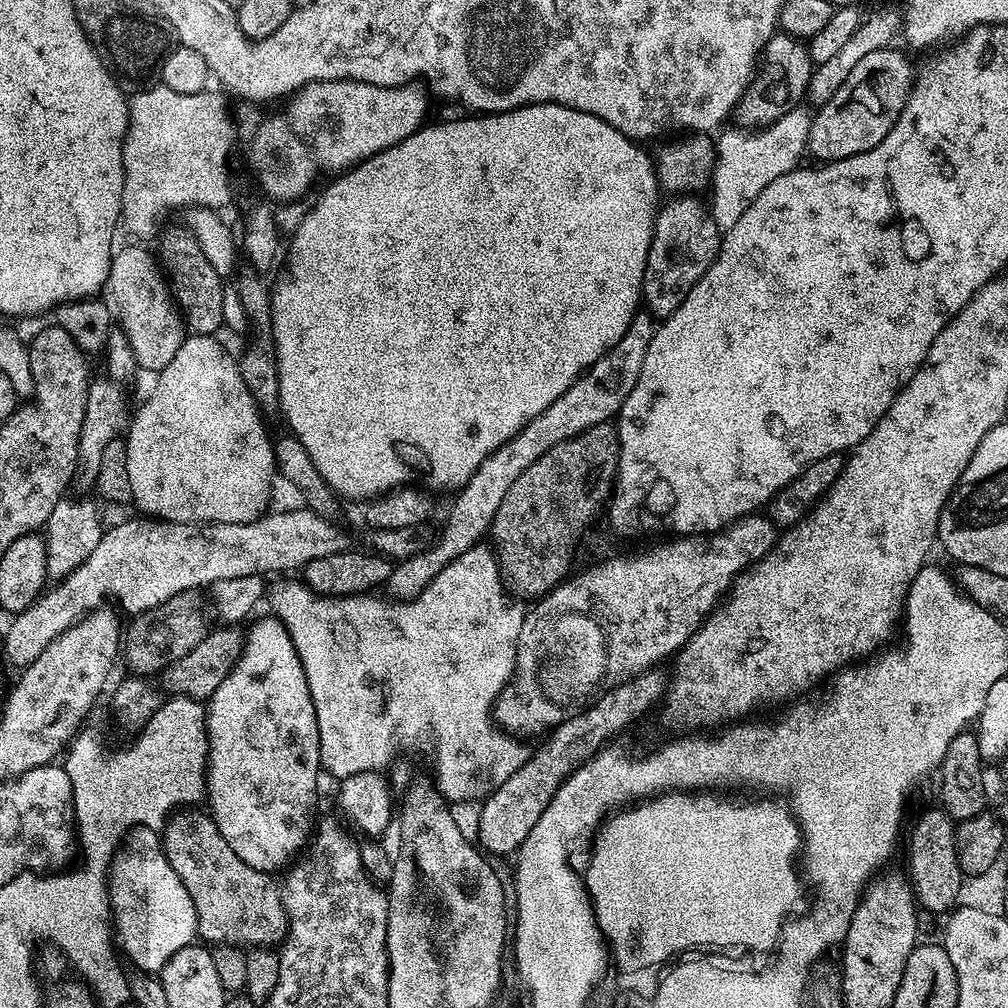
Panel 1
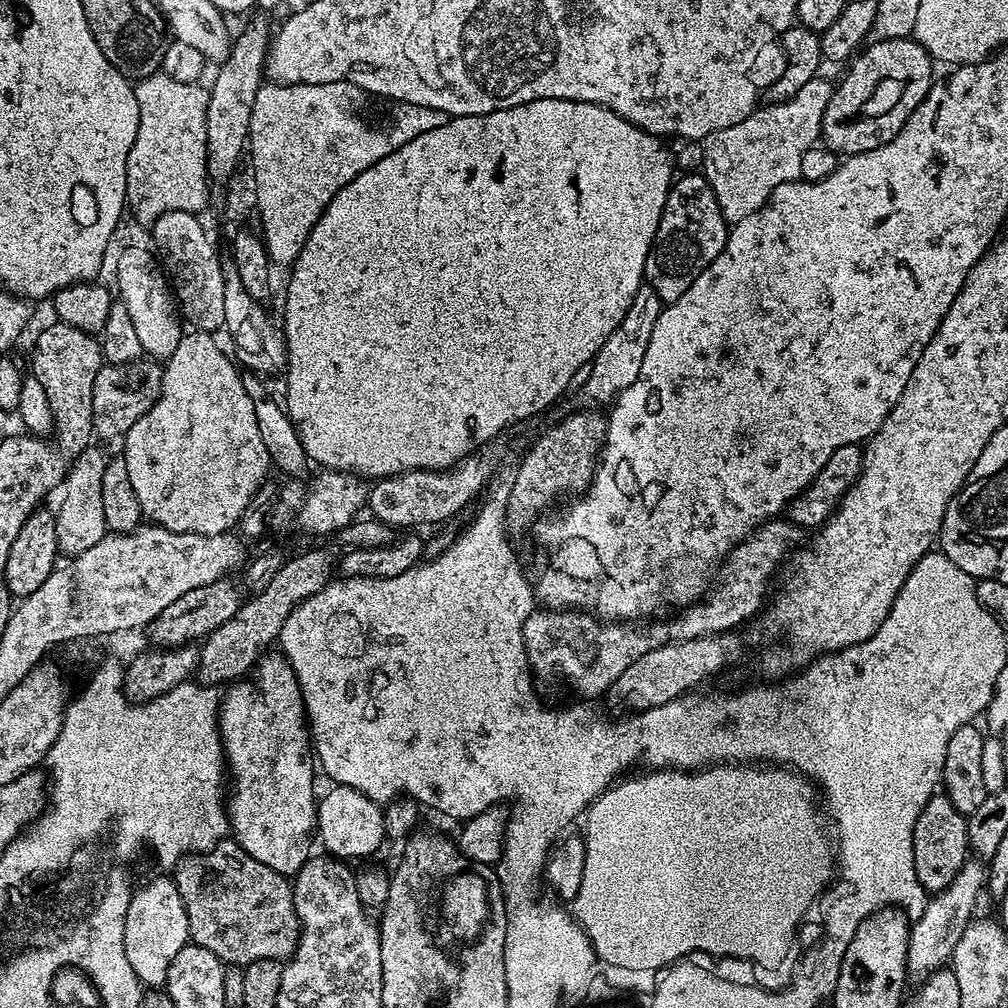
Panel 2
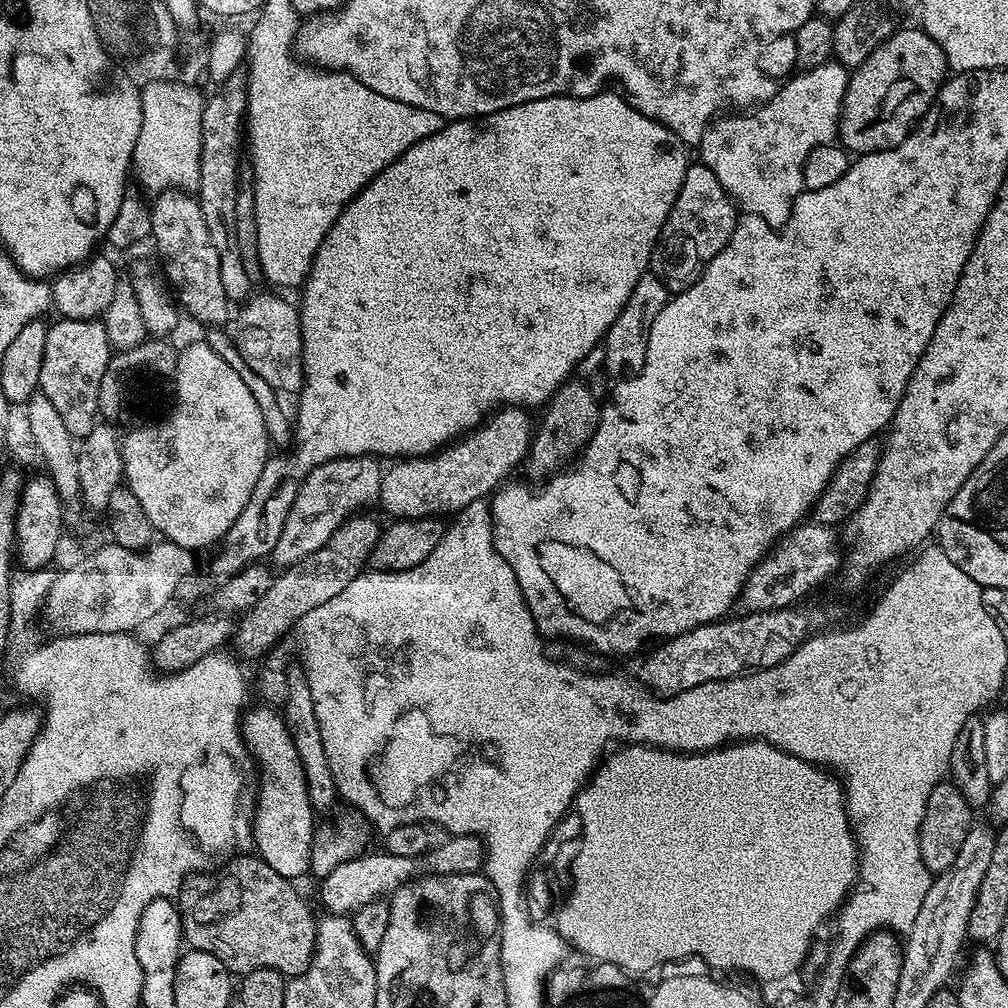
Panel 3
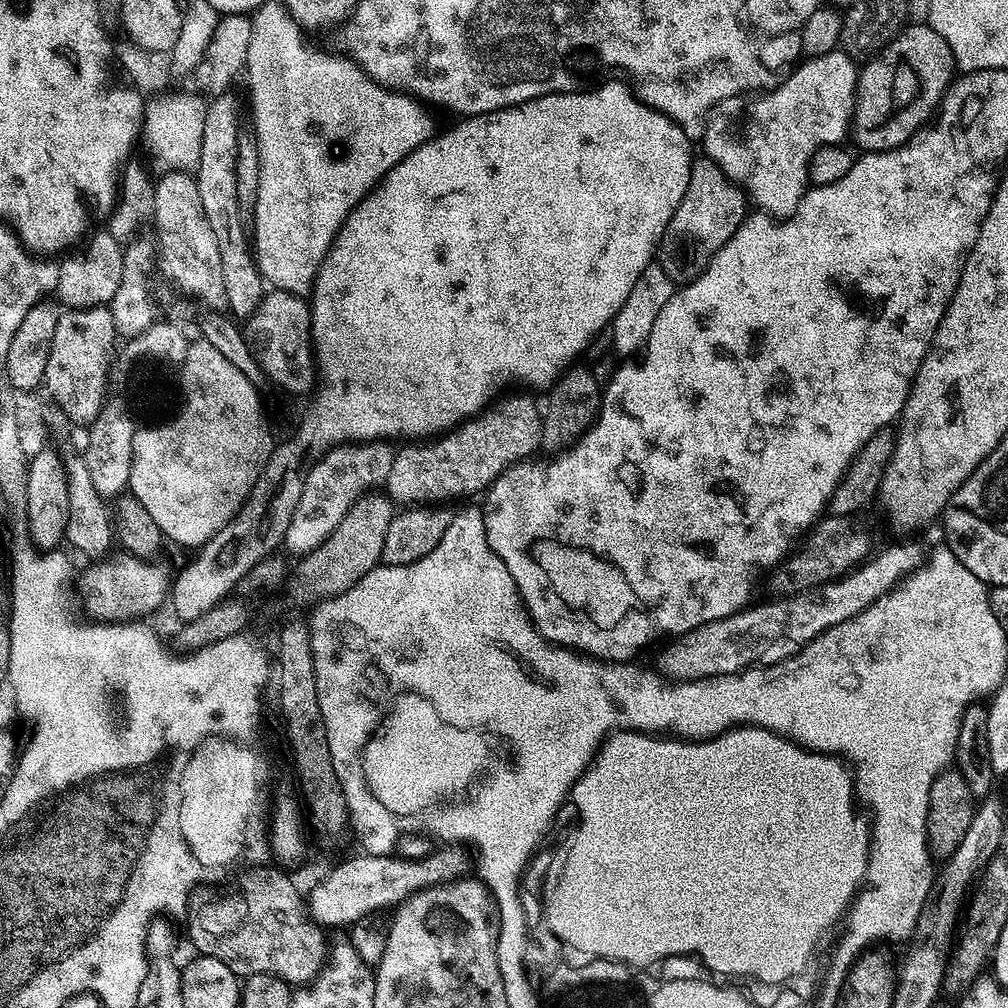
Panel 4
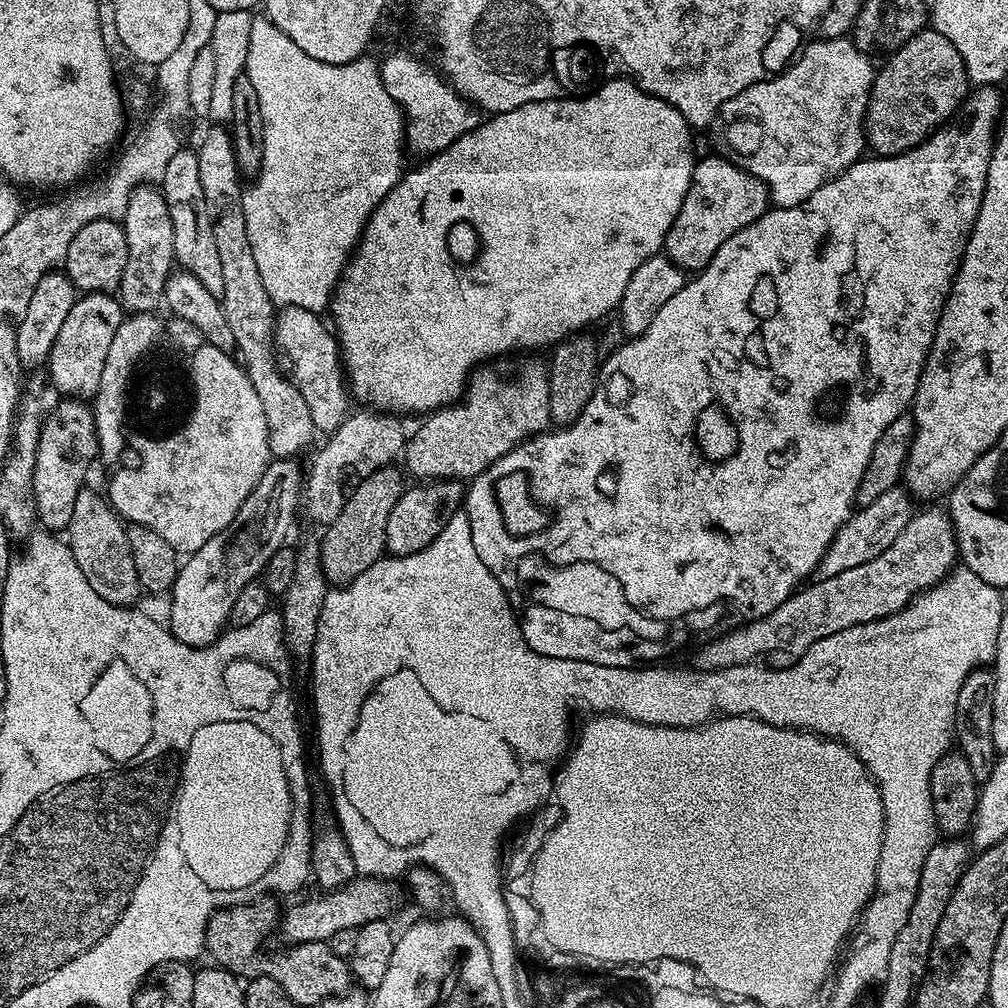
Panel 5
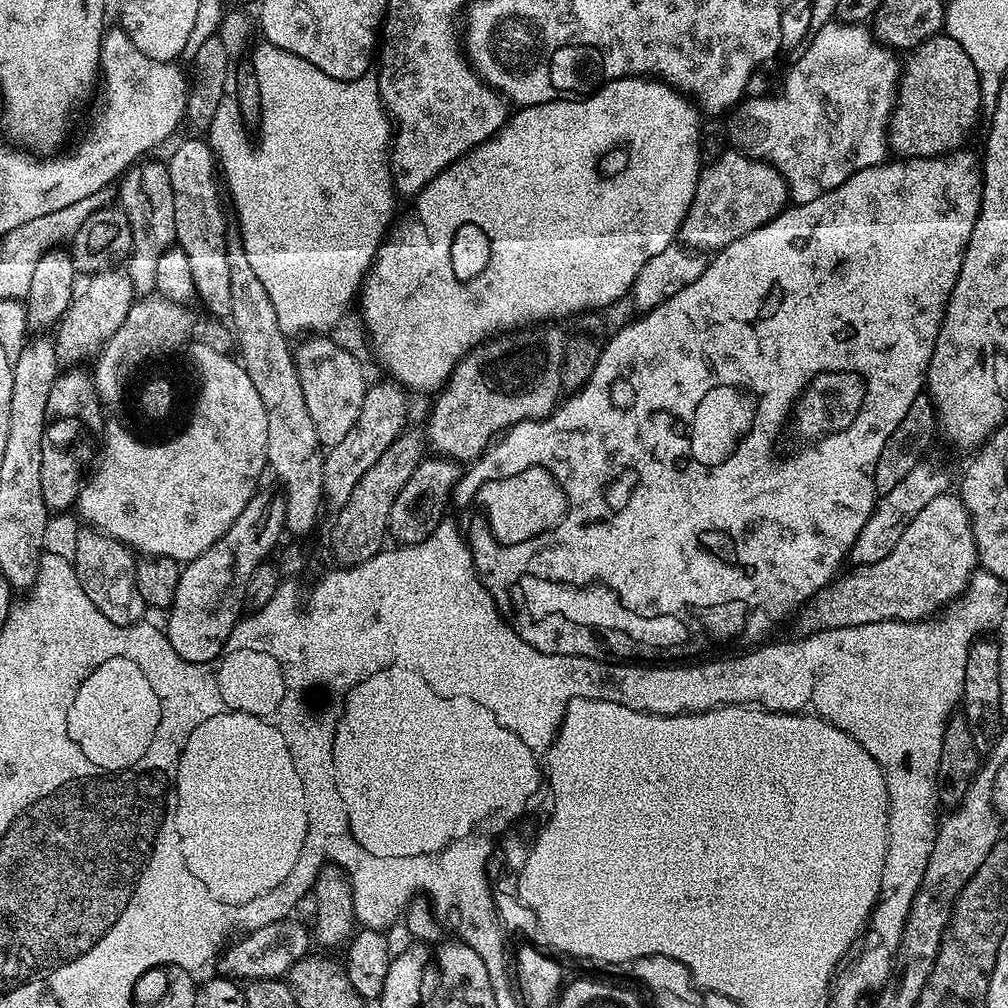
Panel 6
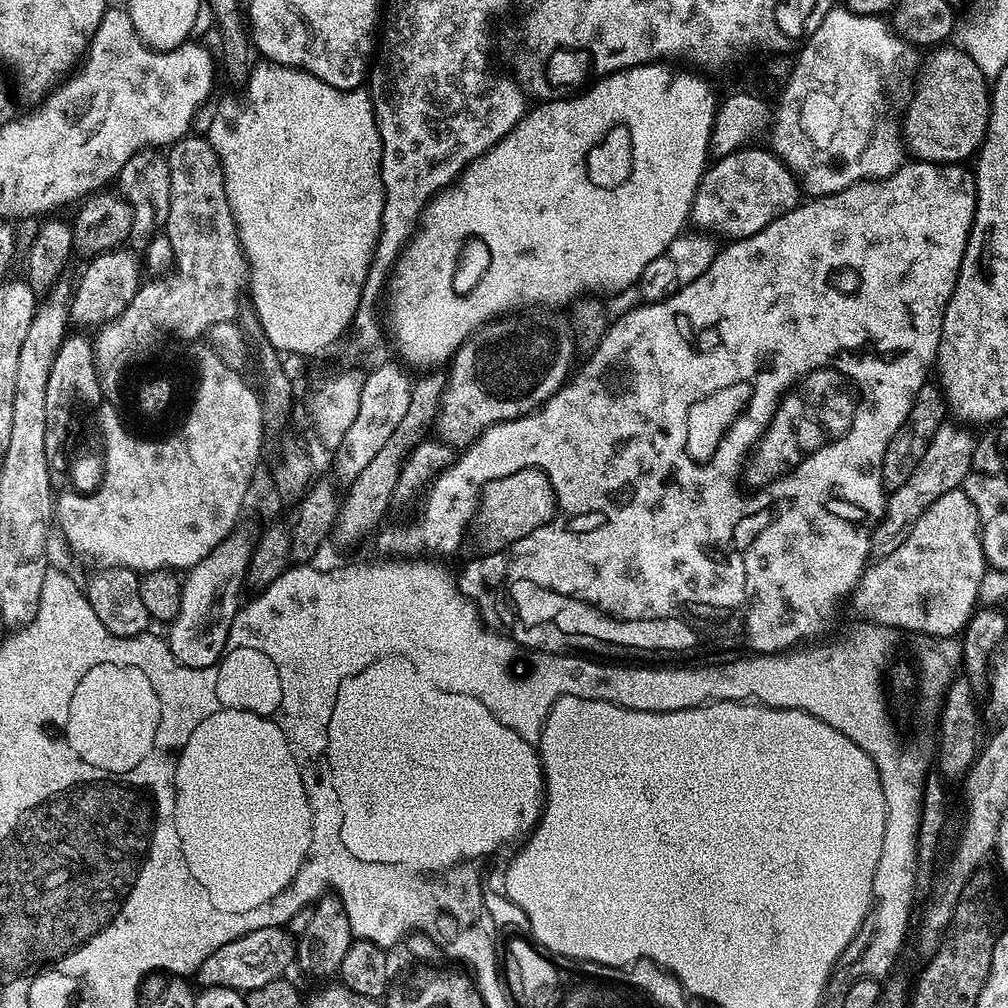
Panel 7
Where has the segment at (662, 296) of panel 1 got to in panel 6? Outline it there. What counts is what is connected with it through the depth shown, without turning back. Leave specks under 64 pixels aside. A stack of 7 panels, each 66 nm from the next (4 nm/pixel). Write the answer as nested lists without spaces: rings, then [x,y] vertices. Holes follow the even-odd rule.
[[[727,150],[717,158],[713,164],[705,163],[700,170],[700,177],[694,190],[694,198],[690,202],[690,210],[680,227],[679,243],[685,248],[694,248],[705,254],[715,253],[717,250],[750,234],[750,230],[758,230],[766,222],[770,222],[777,214],[789,207],[790,197],[788,184],[764,160],[756,160],[752,156],[745,156],[739,150]]]

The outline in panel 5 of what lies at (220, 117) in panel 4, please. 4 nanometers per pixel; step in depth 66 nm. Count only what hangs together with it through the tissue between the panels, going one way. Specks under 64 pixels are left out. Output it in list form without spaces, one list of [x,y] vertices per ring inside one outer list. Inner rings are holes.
[[[212,126],[204,136],[200,148],[196,152],[198,158],[198,176],[202,178],[202,198],[206,202],[208,217],[212,223],[214,246],[218,250],[218,263],[222,265],[222,286],[224,294],[222,303],[226,319],[230,322],[234,333],[235,351],[245,374],[250,378],[250,386],[258,390],[258,398],[262,401],[262,411],[266,414],[266,430],[268,431],[268,450],[276,458],[296,458],[307,446],[314,435],[312,414],[305,399],[291,382],[284,376],[277,360],[274,337],[276,335],[277,309],[272,303],[270,294],[266,294],[266,286],[262,286],[262,277],[258,274],[258,265],[254,262],[254,250],[250,250],[250,242],[246,238],[246,218],[244,217],[244,198],[242,195],[242,173],[236,165],[236,155],[232,145],[232,133],[227,127]]]

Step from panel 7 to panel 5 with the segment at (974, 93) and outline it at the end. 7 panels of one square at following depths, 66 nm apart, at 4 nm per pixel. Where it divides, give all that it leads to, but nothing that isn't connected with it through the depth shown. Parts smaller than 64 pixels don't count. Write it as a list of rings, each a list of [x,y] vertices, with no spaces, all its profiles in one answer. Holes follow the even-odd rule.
[[[928,26],[923,32],[914,34],[910,42],[887,57],[884,65],[879,65],[872,90],[868,94],[868,114],[864,118],[866,144],[873,148],[876,156],[897,156],[916,148],[928,139],[938,128],[944,127],[959,113],[969,91],[970,81],[966,74],[966,66],[962,62],[962,54],[954,50],[954,42],[950,38],[942,38],[936,29]]]

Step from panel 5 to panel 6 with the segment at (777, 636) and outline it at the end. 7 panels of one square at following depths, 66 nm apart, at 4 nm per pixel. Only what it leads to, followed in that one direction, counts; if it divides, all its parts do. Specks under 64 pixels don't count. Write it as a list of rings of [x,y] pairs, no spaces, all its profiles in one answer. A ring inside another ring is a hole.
[[[951,491],[943,492],[935,496],[924,509],[918,510],[914,522],[906,526],[898,546],[894,546],[894,550],[890,550],[890,554],[886,554],[882,562],[853,567],[853,572],[845,571],[831,584],[827,584],[817,596],[812,597],[798,616],[801,633],[811,634],[827,628],[866,626],[887,620],[927,620],[944,610],[939,608],[946,607],[948,603],[949,607],[964,595],[964,590],[972,579],[972,573],[977,571],[977,568],[972,520],[968,517],[966,506],[961,502],[959,495]]]

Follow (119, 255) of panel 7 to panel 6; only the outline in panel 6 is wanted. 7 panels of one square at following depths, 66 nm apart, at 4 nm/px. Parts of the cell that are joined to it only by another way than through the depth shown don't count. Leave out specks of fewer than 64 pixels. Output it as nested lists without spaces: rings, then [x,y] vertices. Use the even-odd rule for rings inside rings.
[[[113,266],[101,272],[93,272],[85,280],[88,281],[79,285],[70,306],[64,311],[64,317],[54,328],[54,343],[60,362],[91,361],[122,322],[126,322],[126,314],[130,314],[134,303],[131,280],[123,267]]]

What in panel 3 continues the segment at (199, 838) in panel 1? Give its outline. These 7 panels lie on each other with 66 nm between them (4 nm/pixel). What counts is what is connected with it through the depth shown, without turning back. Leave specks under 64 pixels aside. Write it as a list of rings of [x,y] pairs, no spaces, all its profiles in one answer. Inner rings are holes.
[[[251,854],[252,856],[244,856],[241,860],[232,858],[223,865],[224,868],[224,884],[220,884],[220,880],[211,871],[193,872],[184,880],[178,893],[178,907],[180,909],[180,922],[182,925],[182,936],[186,941],[189,949],[205,952],[206,954],[214,954],[214,958],[218,958],[225,964],[228,971],[233,974],[243,974],[245,972],[253,972],[254,970],[262,970],[269,968],[270,970],[278,970],[285,978],[300,975],[310,966],[312,956],[316,952],[316,926],[318,923],[317,917],[312,917],[312,912],[308,909],[308,904],[302,897],[296,893],[297,885],[291,880],[287,880],[282,874],[278,874],[274,870],[270,870],[270,866],[265,860],[260,859],[259,855]]]

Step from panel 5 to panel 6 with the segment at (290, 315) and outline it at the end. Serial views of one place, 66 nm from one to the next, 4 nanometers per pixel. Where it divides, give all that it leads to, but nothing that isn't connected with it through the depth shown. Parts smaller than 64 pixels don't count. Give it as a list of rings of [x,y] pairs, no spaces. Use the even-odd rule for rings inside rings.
[[[314,334],[307,337],[300,346],[295,347],[294,357],[296,369],[298,370],[299,382],[302,385],[302,394],[305,395],[306,408],[314,418],[314,426],[317,431],[318,440],[323,447],[329,448],[342,442],[346,434],[357,421],[361,413],[362,402],[368,389],[368,381],[359,360],[344,347],[328,339],[330,337],[322,334]]]

